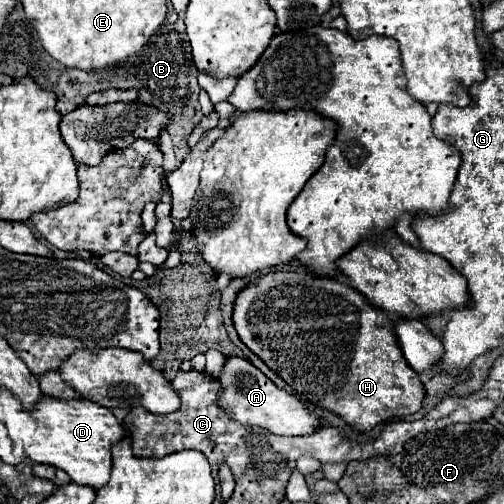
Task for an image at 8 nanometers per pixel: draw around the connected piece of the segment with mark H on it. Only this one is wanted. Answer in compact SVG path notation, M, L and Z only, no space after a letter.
M304 270L270 272L250 280L238 292L232 322L240 340L286 384L290 384L300 398L308 398L314 406L336 412L354 430L368 432L386 420L416 414L422 408L424 384L418 372L408 366L402 348L398 346L394 332L398 318L376 308L362 310L358 302L352 302L352 296L362 294L340 280L316 278Z

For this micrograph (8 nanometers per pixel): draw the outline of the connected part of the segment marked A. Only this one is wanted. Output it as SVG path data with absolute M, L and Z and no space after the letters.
M228 358L222 374L218 376L222 382L222 390L218 392L218 406L230 414L230 418L238 420L240 424L260 426L272 434L280 436L302 436L312 434L322 426L322 420L316 412L308 410L300 398L288 394L286 390L278 388L268 376L264 376L256 366L242 358Z

